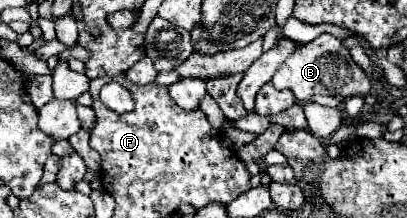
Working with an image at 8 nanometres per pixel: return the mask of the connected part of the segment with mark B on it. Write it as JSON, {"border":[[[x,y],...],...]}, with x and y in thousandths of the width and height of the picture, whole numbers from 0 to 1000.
{"border":[[[789,156],[749,211],[735,211],[671,339],[671,394],[681,413],[715,413],[735,468],[759,459],[774,431],[823,440],[897,440],[912,422],[912,367],[892,339],[892,321],[867,284],[857,229],[813,156]]]}

